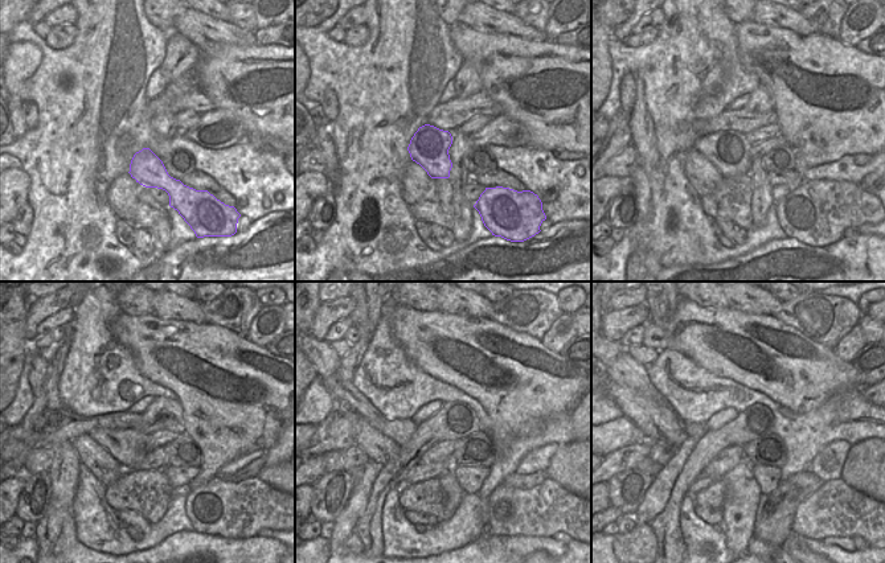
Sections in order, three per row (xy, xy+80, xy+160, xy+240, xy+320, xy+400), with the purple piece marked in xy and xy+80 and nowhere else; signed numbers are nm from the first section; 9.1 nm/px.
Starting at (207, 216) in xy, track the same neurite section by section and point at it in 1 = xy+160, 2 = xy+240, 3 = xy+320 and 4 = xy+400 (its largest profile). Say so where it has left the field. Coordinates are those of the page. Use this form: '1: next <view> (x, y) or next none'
1: next xy+160 (818, 213)
2: next xy+240 (222, 508)
3: next xy+320 (545, 509)
4: next xy+400 (836, 509)

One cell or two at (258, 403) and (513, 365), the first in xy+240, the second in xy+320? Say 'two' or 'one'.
one

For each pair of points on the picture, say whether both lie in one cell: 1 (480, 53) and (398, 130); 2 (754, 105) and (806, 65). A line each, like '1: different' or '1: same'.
1: different
2: different

